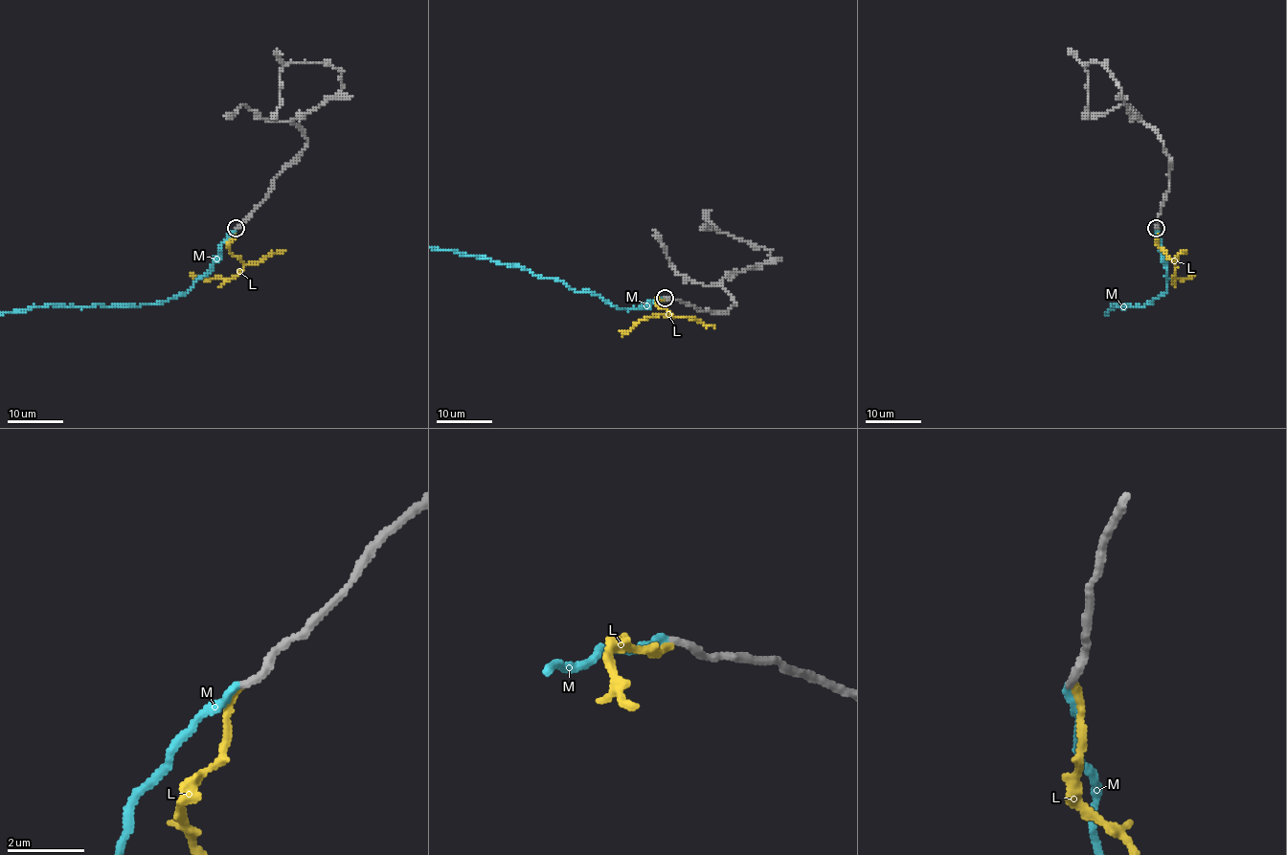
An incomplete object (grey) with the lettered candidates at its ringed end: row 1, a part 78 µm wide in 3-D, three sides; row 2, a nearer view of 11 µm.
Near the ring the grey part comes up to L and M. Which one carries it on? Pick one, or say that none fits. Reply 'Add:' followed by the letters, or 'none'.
Add: M

